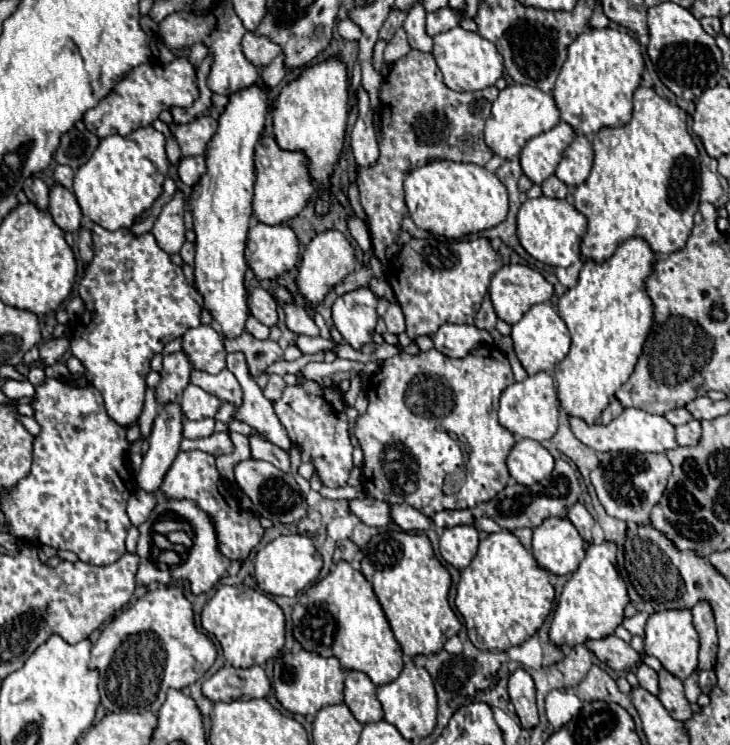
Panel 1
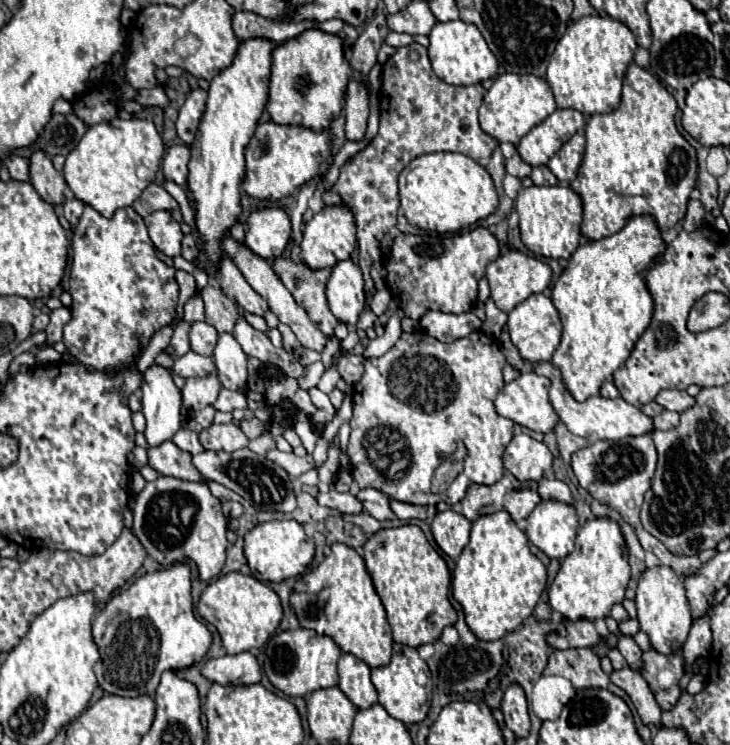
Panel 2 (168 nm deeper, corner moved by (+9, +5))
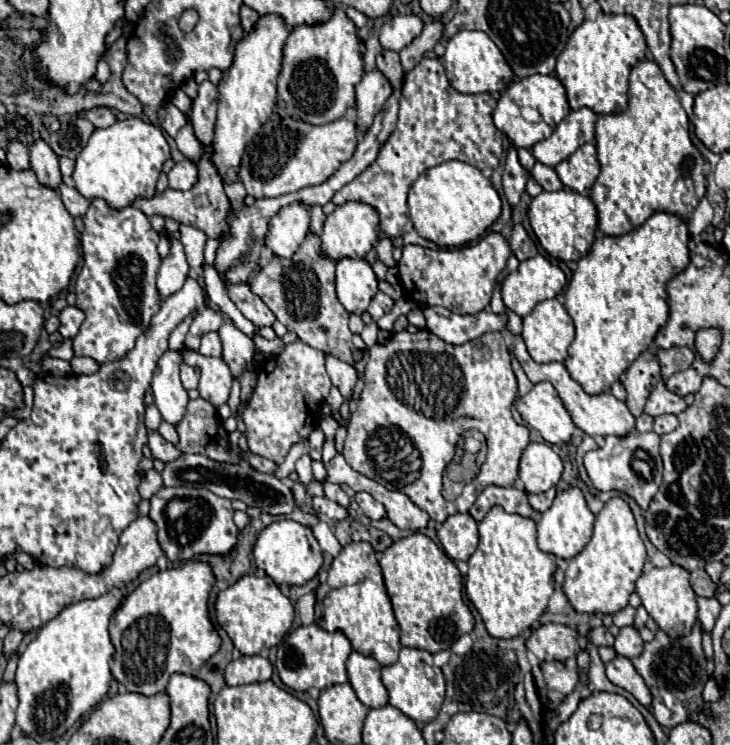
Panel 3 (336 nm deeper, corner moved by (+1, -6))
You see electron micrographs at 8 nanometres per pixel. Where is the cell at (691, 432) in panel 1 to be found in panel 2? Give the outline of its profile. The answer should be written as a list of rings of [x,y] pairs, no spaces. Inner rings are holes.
[[[663,410],[661,414],[657,414],[655,418],[653,418],[653,428],[657,428],[657,430],[669,430],[669,428],[673,428],[673,426],[677,426],[679,424],[679,414],[677,412],[669,412],[669,410]]]

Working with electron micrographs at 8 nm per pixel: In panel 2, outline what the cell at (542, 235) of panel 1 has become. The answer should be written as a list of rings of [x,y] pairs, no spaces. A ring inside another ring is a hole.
[[[531,186],[517,196],[515,210],[519,214],[519,228],[525,246],[545,258],[569,258],[581,240],[583,206],[577,192],[569,186]]]

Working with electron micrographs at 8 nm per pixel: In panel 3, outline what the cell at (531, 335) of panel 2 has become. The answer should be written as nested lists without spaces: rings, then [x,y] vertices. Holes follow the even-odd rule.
[[[557,299],[541,301],[527,317],[523,317],[521,337],[531,359],[537,363],[563,363],[573,335],[573,321]]]

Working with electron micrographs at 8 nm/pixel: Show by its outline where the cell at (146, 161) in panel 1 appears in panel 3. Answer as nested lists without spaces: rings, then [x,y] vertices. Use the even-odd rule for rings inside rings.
[[[141,119],[117,121],[107,129],[95,129],[89,143],[75,161],[75,189],[85,199],[105,199],[111,209],[125,209],[137,199],[155,195],[155,185],[163,163],[169,159],[169,143],[163,133]]]

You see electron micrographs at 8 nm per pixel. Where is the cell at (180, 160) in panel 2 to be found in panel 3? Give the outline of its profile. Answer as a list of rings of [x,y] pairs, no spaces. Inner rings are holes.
[[[183,159],[173,165],[169,173],[169,187],[177,191],[189,191],[197,183],[197,167],[189,159]]]

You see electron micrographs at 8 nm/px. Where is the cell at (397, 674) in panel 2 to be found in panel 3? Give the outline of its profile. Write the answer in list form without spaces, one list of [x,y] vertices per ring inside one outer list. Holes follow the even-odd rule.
[[[403,647],[399,653],[399,661],[395,665],[383,667],[381,681],[389,693],[389,703],[397,707],[401,713],[405,713],[409,719],[413,719],[419,727],[431,723],[437,717],[439,707],[445,697],[445,679],[443,679],[441,669],[435,671],[431,653]]]

